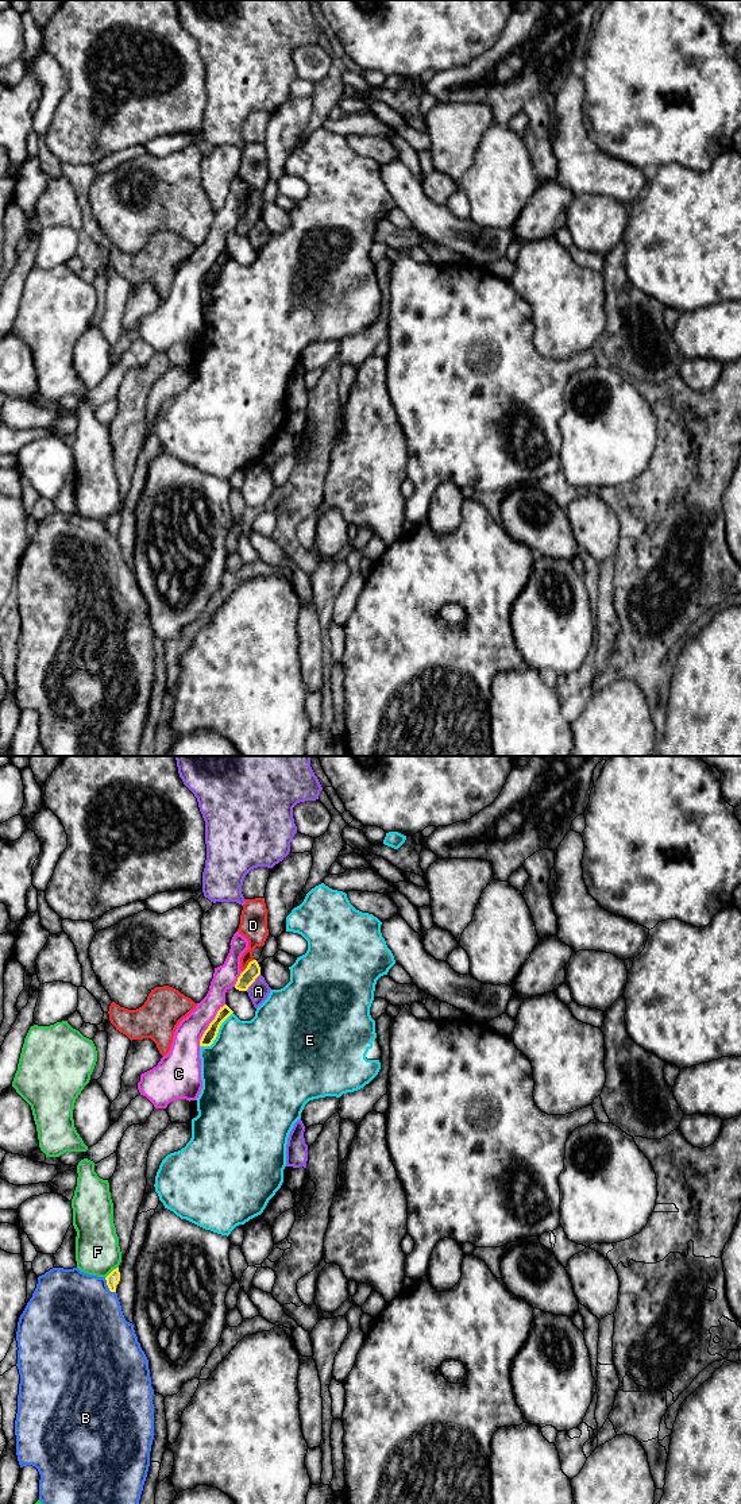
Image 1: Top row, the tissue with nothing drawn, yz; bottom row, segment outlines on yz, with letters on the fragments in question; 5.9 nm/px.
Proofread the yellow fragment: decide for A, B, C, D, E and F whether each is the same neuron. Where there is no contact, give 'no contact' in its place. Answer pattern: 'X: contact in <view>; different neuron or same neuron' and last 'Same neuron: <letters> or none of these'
A: contact in yz; different neuron
B: contact in yz; different neuron
C: contact in yz; different neuron
D: contact in yz; different neuron
E: contact in yz; different neuron
F: contact in yz; different neuron
Same neuron: none of these

